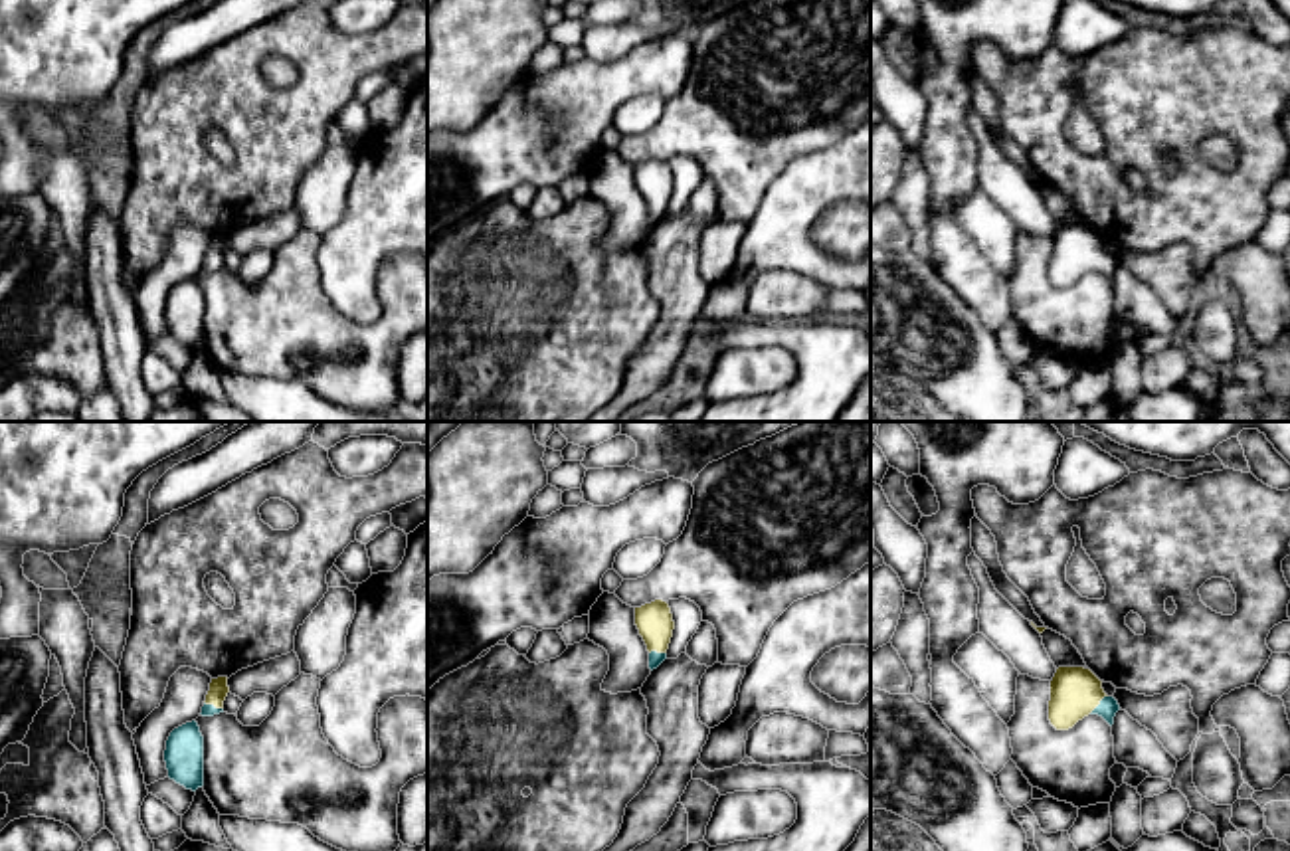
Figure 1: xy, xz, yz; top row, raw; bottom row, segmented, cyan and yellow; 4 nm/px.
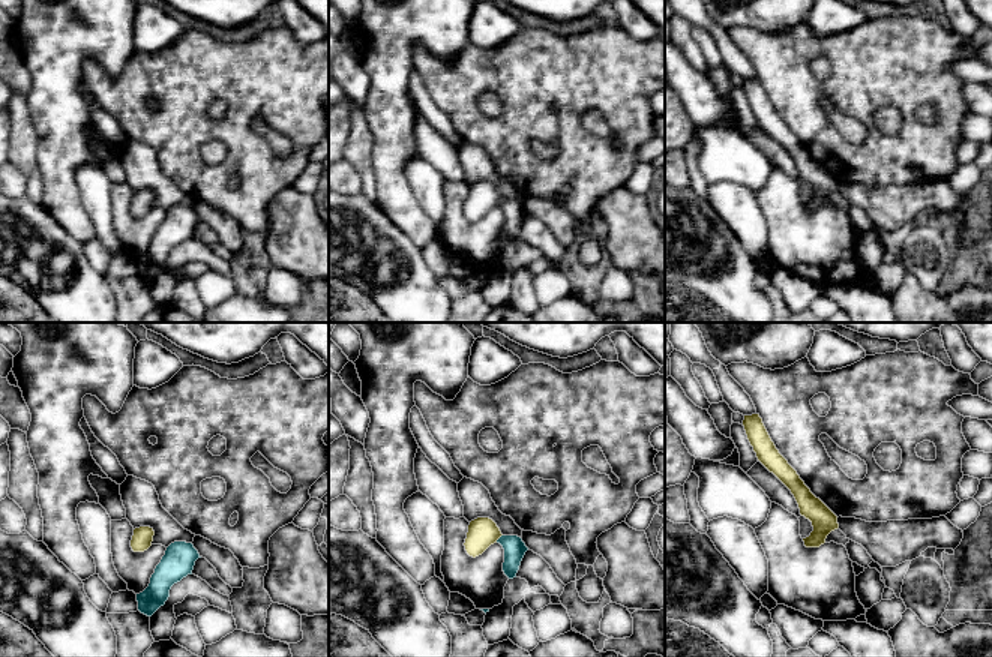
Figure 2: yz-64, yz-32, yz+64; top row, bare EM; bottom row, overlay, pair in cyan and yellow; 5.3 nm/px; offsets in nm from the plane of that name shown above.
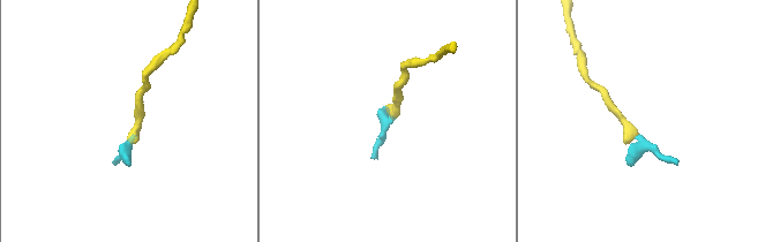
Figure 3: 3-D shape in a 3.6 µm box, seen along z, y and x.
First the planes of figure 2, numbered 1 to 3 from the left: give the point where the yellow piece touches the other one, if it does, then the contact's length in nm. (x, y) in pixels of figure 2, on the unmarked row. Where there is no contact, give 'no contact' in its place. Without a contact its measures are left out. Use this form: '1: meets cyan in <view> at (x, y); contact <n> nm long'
1: no contact
2: meets cyan in yz-32 at (499, 203); contact 60 nm long
3: no contact

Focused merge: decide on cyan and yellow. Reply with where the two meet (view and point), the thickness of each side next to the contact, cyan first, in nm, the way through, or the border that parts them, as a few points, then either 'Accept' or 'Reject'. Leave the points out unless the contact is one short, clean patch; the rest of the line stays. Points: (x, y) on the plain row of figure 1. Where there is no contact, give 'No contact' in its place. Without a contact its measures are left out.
Touches cyan at yz (1099, 262). Thickness 80 nm (cyan) against 200 nm. Path across: yz (1108, 262), (1099, 262), (1075, 248). Accept

